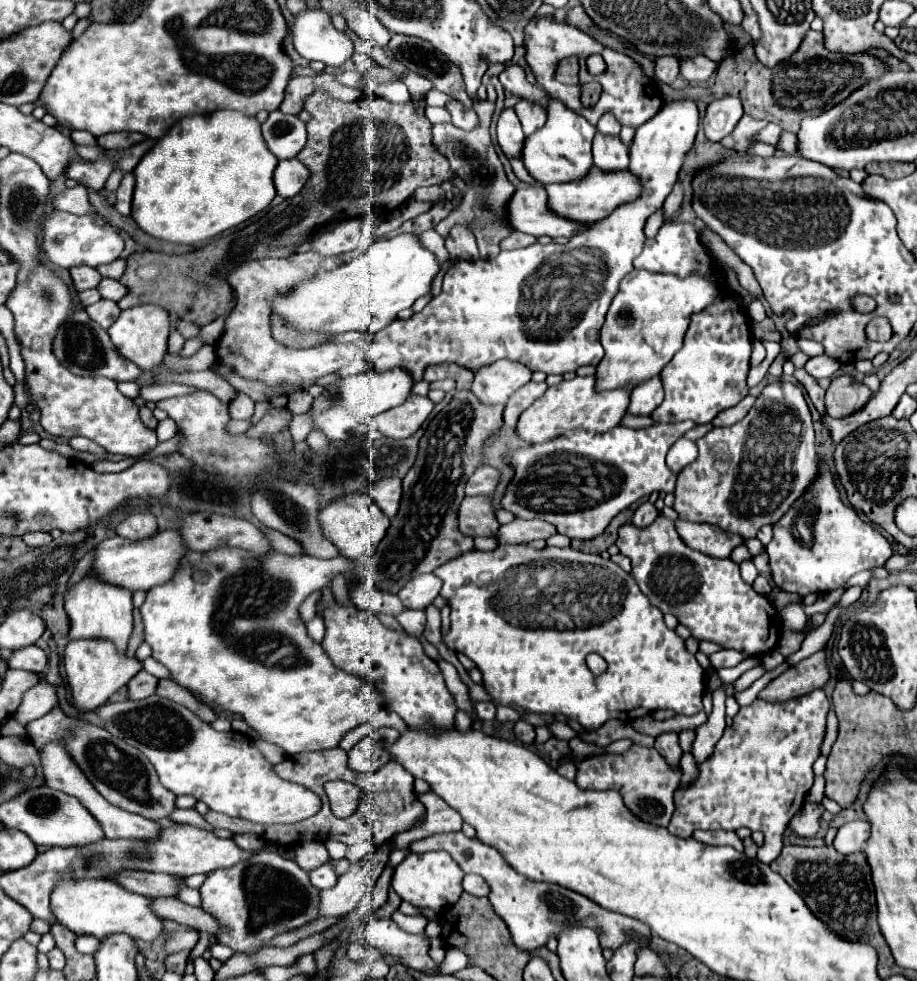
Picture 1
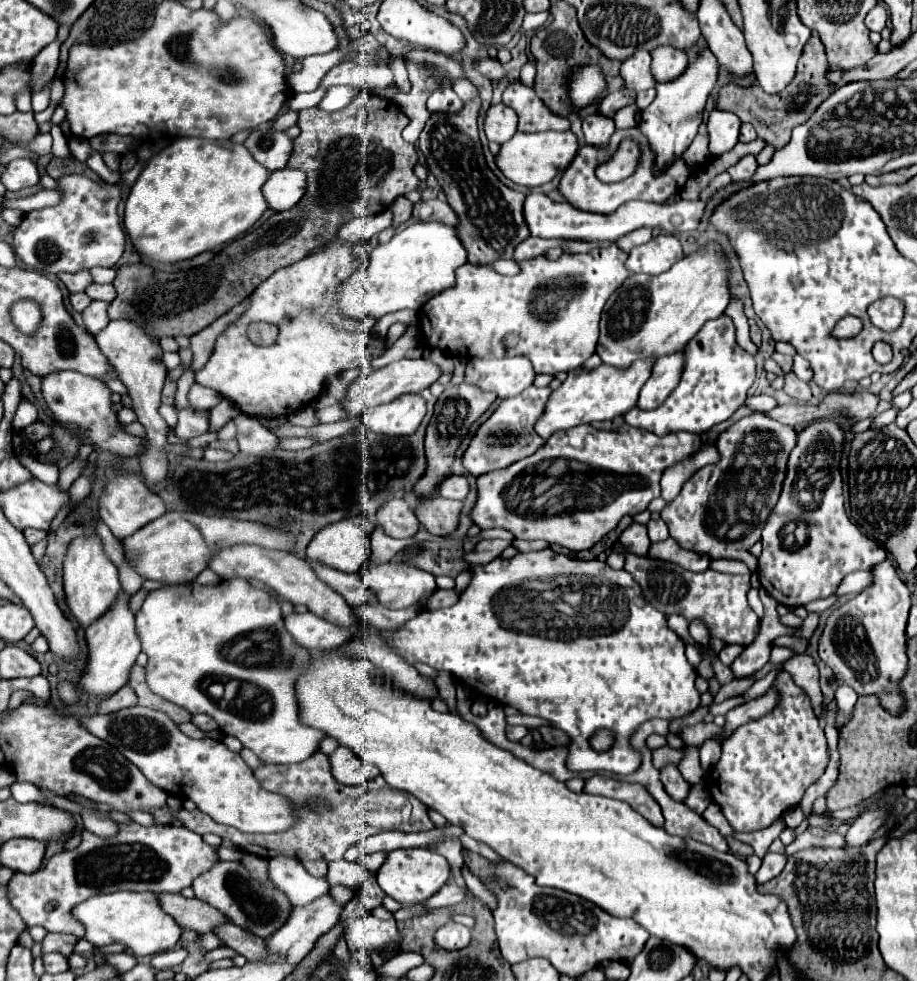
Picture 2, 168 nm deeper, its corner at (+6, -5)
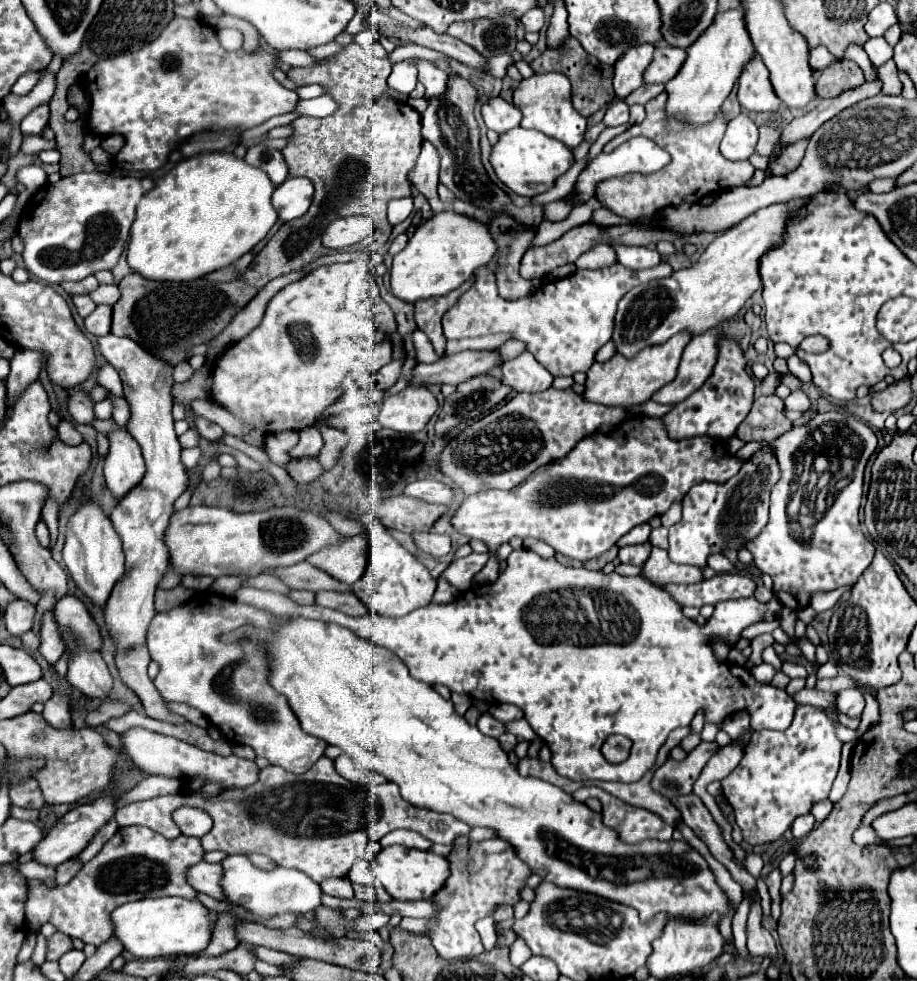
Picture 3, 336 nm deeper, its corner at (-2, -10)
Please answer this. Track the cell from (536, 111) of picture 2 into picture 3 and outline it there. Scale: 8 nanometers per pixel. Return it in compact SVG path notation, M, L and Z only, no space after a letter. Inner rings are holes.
M548 72L548 74L534 74L518 84L514 90L514 106L522 112L522 128L534 128L544 132L550 138L560 140L566 148L574 150L584 140L586 132L586 118L576 112L572 106L572 90L570 80L562 76L560 72Z

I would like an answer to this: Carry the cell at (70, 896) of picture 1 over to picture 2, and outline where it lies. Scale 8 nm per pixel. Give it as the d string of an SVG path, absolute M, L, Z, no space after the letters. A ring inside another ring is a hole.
M116 891L100 893L72 909L72 915L84 925L84 939L96 947L108 943L124 943L126 951L132 955L156 955L168 951L176 945L180 937L180 925L160 909L154 893L134 893L134 891Z

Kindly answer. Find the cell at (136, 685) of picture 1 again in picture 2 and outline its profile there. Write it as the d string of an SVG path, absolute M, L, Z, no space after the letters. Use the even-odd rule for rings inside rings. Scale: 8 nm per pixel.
M122 687L120 691L116 691L112 697L106 697L100 701L98 713L110 713L110 711L120 711L126 707L134 707L138 703L136 693L132 691L132 687Z

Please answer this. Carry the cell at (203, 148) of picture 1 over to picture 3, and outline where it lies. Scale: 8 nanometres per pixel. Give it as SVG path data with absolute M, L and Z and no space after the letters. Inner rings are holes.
M226 152L198 154L178 162L176 168L156 182L156 188L152 188L136 208L136 220L130 228L126 254L128 266L136 274L158 282L196 280L230 266L240 256L248 254L258 242L262 242L278 220L278 214L270 204L272 192L274 184L266 172Z

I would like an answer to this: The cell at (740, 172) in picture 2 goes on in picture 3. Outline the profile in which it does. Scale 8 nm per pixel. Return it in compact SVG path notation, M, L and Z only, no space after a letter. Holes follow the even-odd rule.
M662 92L654 100L648 102L648 114L642 124L630 126L624 134L616 136L604 152L612 152L618 144L634 138L634 136L656 136L656 144L664 144L664 150L670 154L670 162L652 174L624 174L616 178L608 178L602 184L598 184L596 196L598 200L610 208L614 214L624 218L638 218L648 216L656 210L662 210L666 206L678 206L682 202L696 202L698 192L700 200L710 192L720 192L734 186L744 186L754 174L754 166L750 162L730 162L720 154L720 142L726 132L726 114L720 110L716 118L702 126L688 126L680 120L674 120L674 116L666 114L666 98L668 94Z

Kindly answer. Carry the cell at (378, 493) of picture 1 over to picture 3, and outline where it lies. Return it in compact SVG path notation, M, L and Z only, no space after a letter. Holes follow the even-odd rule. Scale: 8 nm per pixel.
M416 532L412 534L416 546L424 552L424 554L430 554L434 558L442 558L446 554L452 552L452 542L448 536L440 536L440 534L430 534L430 532Z

